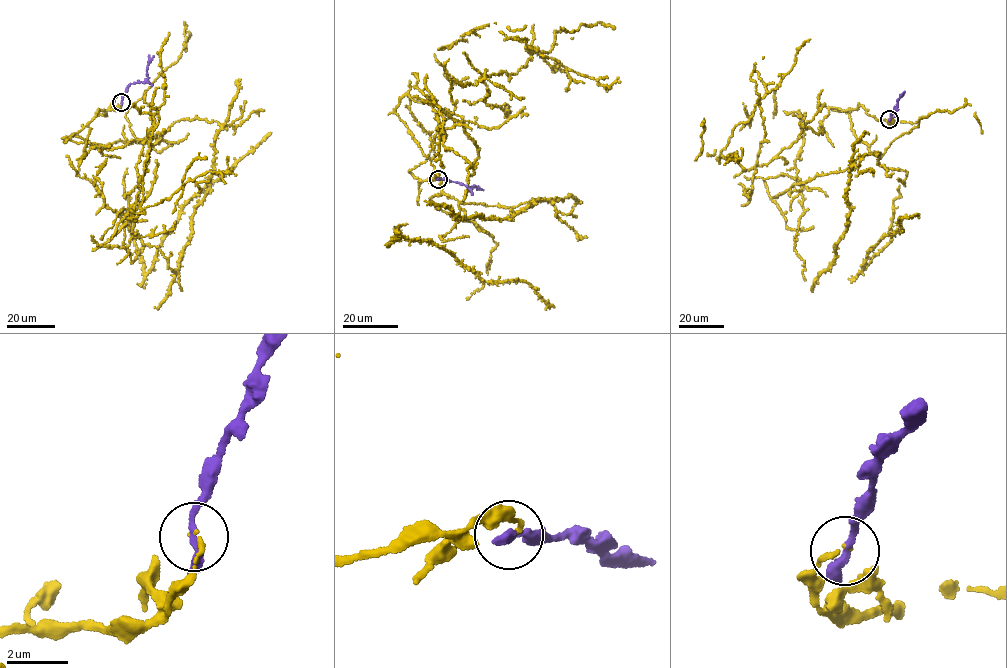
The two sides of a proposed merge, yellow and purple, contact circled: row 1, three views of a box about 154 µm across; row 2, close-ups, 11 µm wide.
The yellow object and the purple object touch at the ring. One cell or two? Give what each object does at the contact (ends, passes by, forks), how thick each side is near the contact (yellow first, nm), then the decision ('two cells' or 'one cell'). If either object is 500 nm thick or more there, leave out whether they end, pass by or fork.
yellow ends; purple passes by; calibres 120 and 240 nm; one cell

